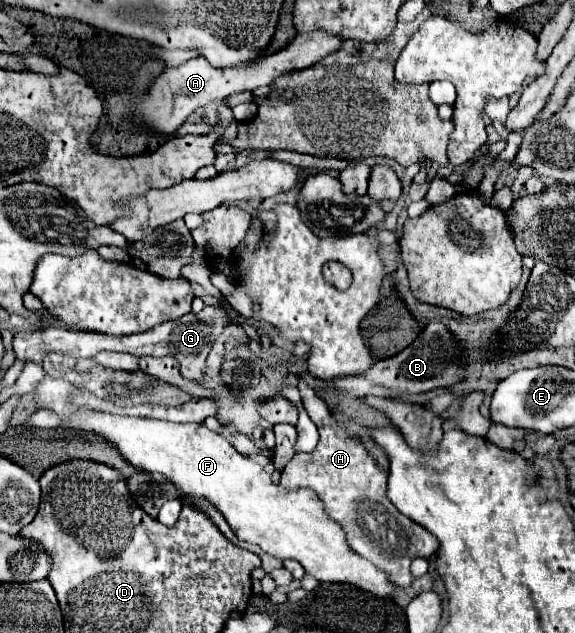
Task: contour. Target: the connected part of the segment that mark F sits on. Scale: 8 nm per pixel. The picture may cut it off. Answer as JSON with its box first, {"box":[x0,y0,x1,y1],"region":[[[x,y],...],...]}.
{"box":[35,376,395,596],"region":[[[45,376],[35,388],[35,410],[51,410],[61,418],[63,430],[93,432],[105,438],[133,468],[147,474],[161,474],[183,492],[185,502],[197,498],[209,500],[227,520],[239,540],[257,544],[279,560],[297,560],[307,574],[321,582],[353,584],[377,596],[391,596],[395,586],[373,568],[369,560],[347,548],[343,530],[323,512],[323,504],[305,488],[287,490],[275,484],[271,476],[247,456],[241,456],[223,436],[211,432],[205,424],[177,424],[155,418],[137,418],[93,410],[73,402],[75,394],[85,392],[83,386]]]}

